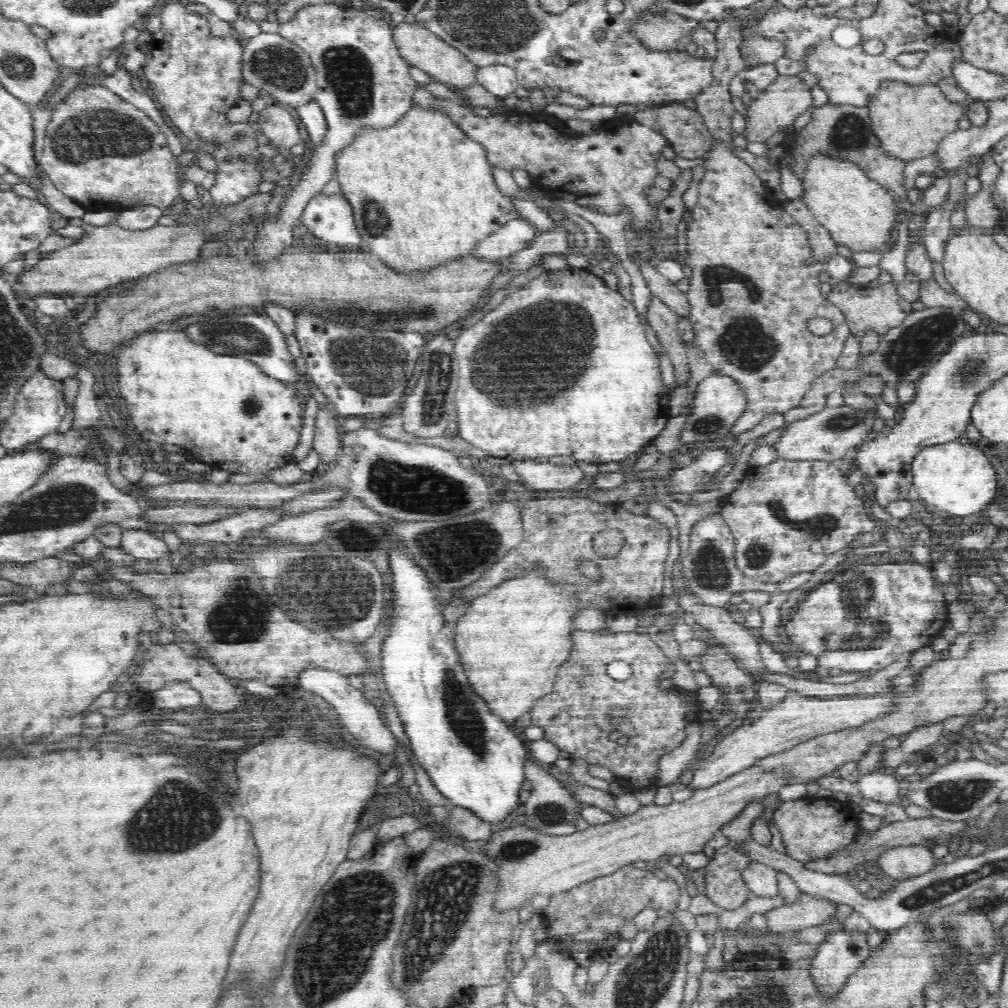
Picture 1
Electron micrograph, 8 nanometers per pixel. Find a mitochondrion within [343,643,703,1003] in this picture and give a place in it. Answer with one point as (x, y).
(448, 896)

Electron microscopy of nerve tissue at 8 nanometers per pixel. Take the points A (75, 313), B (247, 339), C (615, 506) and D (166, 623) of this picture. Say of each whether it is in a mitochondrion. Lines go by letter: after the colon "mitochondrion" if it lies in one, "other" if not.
A: other
B: mitochondrion
C: other
D: other

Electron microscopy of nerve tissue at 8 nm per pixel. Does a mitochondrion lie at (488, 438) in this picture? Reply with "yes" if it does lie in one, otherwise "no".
no

